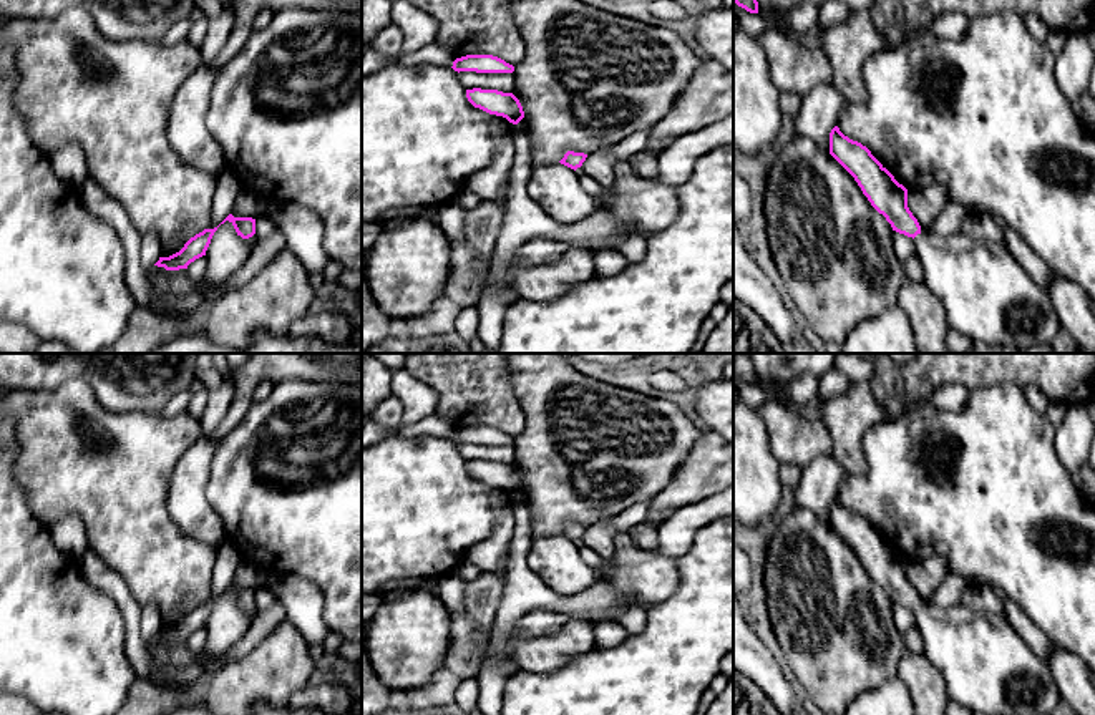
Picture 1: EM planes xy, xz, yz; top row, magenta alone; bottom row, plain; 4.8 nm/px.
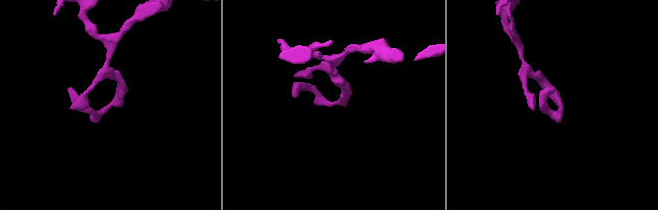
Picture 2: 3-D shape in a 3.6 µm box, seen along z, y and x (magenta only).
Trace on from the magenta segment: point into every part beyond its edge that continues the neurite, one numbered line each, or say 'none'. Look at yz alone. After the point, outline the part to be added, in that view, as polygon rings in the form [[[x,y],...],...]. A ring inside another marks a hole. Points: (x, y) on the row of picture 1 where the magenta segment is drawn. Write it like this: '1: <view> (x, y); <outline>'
1: yz (986, 294); [[[964,231],[952,236],[921,232],[914,237],[916,254],[922,264],[924,284],[939,299],[946,325],[987,345],[1014,345],[1017,350],[1034,343],[1050,343],[1062,330],[1057,310],[1045,287],[1040,287],[1002,244],[974,241]]]

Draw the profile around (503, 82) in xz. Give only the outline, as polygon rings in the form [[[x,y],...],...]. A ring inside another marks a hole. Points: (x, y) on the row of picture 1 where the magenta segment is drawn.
[[[460,71],[460,81],[466,90],[481,88],[481,90],[498,90],[503,93],[516,91],[514,73],[476,73],[476,71]]]

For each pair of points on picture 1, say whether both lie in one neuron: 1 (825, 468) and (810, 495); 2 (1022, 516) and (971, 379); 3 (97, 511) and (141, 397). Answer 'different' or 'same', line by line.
1: same
2: different
3: different

